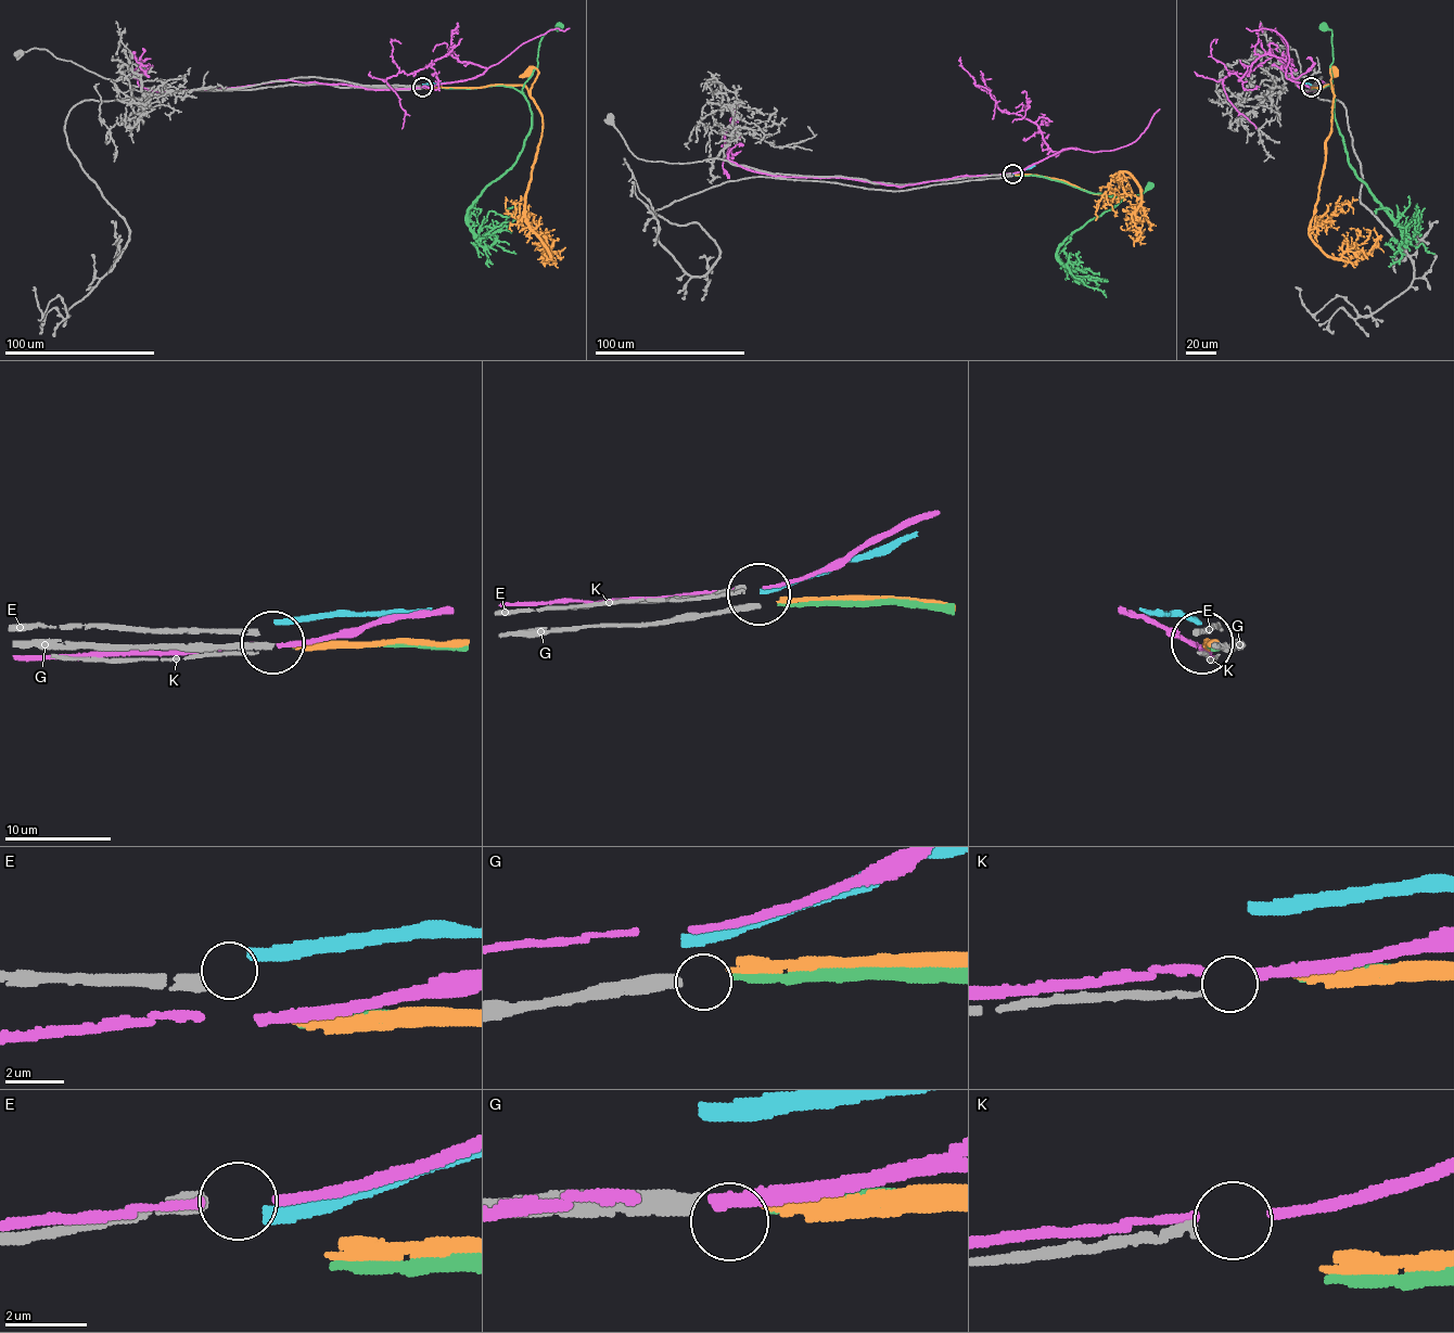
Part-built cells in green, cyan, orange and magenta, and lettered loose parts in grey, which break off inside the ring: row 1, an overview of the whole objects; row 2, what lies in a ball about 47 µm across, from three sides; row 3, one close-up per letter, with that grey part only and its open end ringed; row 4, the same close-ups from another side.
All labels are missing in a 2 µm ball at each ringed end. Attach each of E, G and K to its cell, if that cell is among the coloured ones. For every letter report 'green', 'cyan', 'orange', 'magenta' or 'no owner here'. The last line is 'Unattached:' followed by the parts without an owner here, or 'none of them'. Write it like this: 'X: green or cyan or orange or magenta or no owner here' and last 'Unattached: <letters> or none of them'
E: no owner here
G: green
K: no owner here
Unattached: E, K

